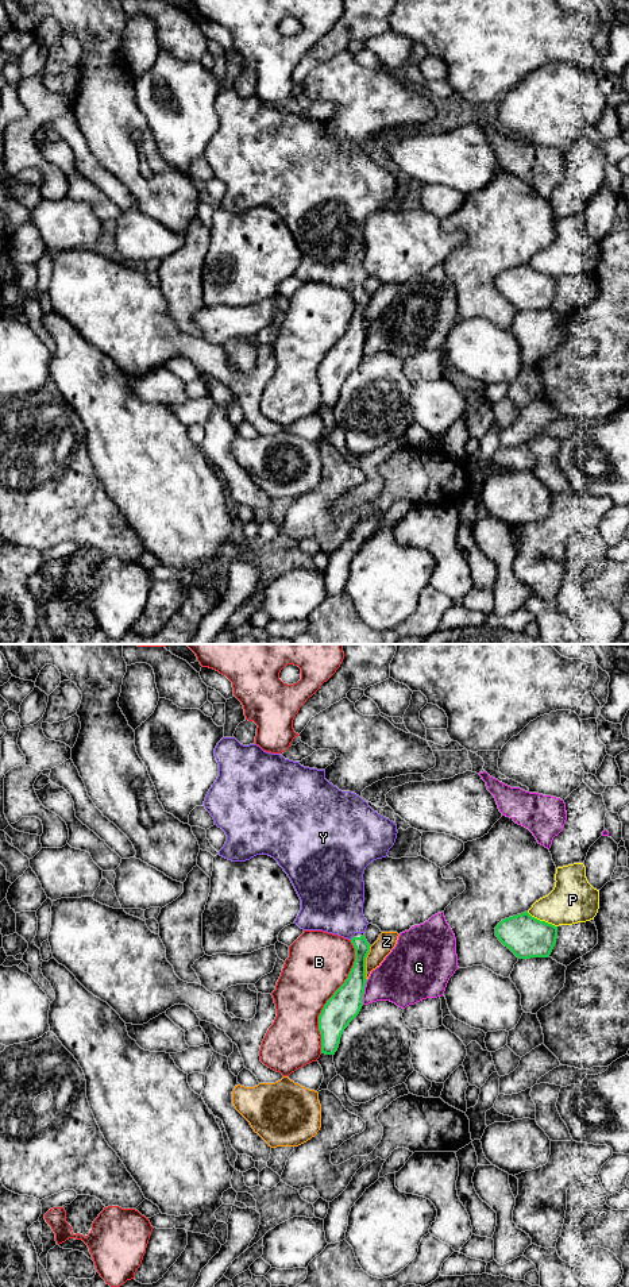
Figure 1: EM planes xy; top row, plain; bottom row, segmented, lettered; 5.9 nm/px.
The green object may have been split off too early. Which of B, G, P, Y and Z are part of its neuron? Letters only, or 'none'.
Y

